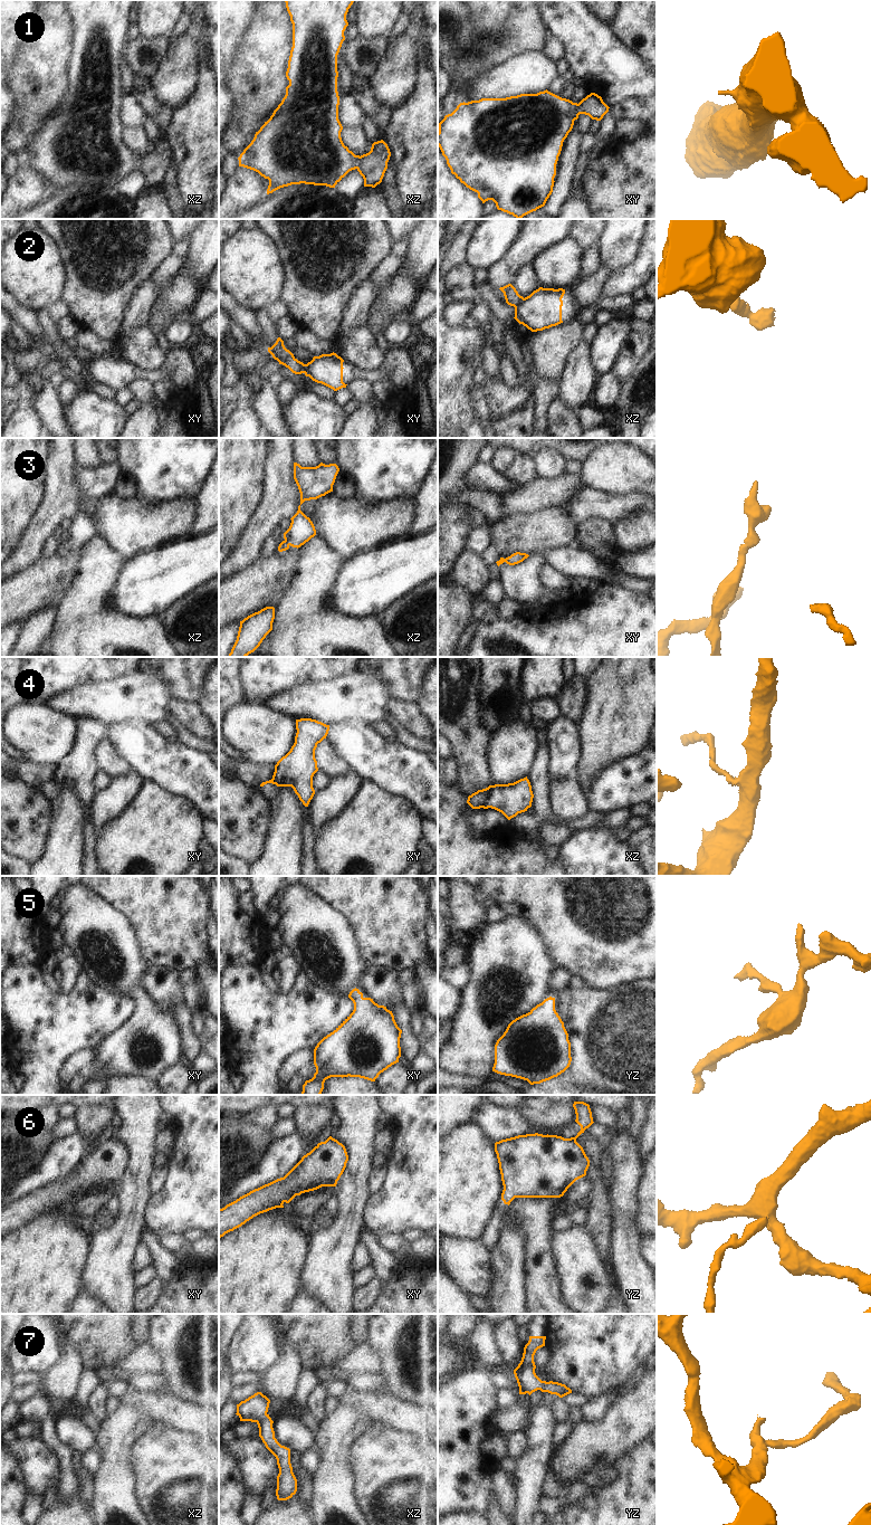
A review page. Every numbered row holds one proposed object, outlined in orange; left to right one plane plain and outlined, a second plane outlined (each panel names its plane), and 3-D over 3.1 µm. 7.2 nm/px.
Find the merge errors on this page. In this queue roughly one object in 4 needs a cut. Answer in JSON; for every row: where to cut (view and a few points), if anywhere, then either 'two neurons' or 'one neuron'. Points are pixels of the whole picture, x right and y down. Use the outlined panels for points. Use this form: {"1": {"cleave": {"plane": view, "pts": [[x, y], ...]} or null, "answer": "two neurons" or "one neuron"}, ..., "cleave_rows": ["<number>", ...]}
{"1": {"cleave": null, "answer": "one neuron"}, "2": {"cleave": {"plane": "xz", "pts": [[524, 298], [514, 306]]}, "answer": "two neurons"}, "3": {"cleave": null, "answer": "one neuron"}, "4": {"cleave": {"plane": "xz", "pts": [[491, 785], [481, 807]]}, "answer": "two neurons"}, "5": {"cleave": null, "answer": "one neuron"}, "6": {"cleave": {"plane": "yz", "pts": [[571, 1137], [575, 1140]]}, "answer": "two neurons"}, "7": {"cleave": null, "answer": "one neuron"}, "cleave_rows": ["2", "4", "6"]}

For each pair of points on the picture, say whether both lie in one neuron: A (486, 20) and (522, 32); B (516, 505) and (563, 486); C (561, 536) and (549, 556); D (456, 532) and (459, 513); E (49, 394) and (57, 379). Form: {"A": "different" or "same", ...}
{"A": "same", "B": "same", "C": "different", "D": "same", "E": "different"}

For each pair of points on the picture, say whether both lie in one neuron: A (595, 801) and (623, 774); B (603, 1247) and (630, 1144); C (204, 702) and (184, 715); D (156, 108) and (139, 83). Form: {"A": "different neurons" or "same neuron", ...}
{"A": "same neuron", "B": "different neurons", "C": "different neurons", "D": "same neuron"}

